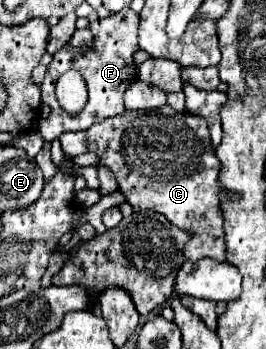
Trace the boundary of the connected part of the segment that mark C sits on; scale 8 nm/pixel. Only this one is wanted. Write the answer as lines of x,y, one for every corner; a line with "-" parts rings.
167,105
159,111
125,111
85,131
63,133
61,147
71,157
85,151
97,153
99,161
115,173
121,193
135,211
161,211
173,225
189,231
191,239
183,249
189,261
195,263
203,257
227,261
221,189
217,185
221,161
213,153
203,117
177,113

